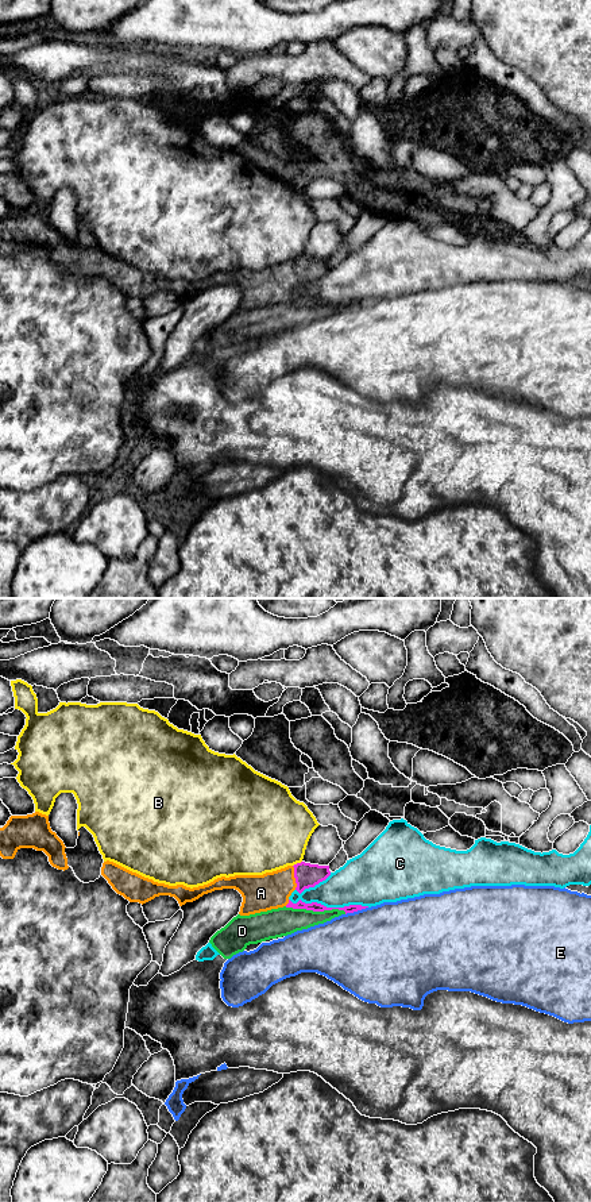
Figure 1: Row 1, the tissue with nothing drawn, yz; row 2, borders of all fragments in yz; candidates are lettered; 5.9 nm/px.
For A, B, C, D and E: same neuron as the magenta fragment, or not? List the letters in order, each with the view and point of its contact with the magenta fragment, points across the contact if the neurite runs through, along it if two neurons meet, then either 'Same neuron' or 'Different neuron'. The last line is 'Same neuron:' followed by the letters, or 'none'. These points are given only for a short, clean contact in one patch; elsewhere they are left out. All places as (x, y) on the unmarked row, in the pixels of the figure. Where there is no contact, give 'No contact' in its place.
A: Touches magenta at yz (294, 272). Path across: yz (306, 270), (294, 272), (269, 286), (261, 288). Same neuron
B: Touches magenta at yz (297, 258). Boundary: yz (301, 255), (293, 261). Different neuron
C: Touches magenta at yz (329, 303). Different neuron
D: Touches magenta at yz (316, 305). Boundary: yz (285, 301), (306, 305), (342, 304), (346, 308). Different neuron
E: Touches magenta at yz (356, 305). Different neuron
Same neuron: A

